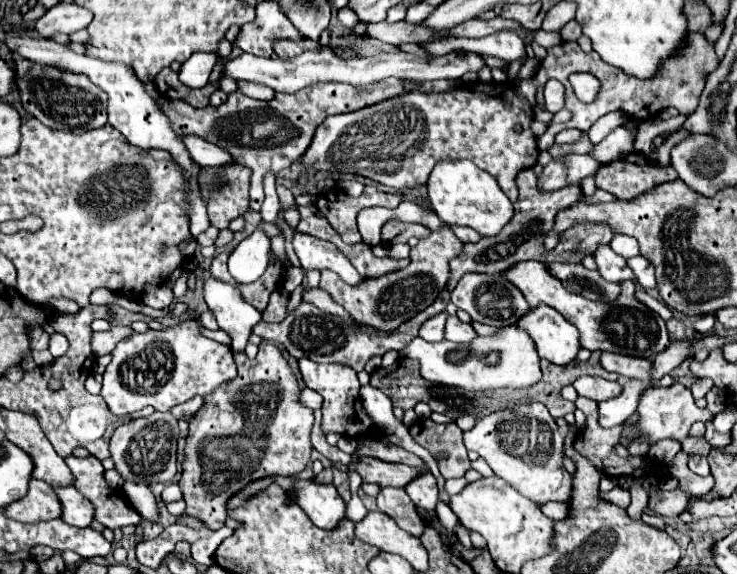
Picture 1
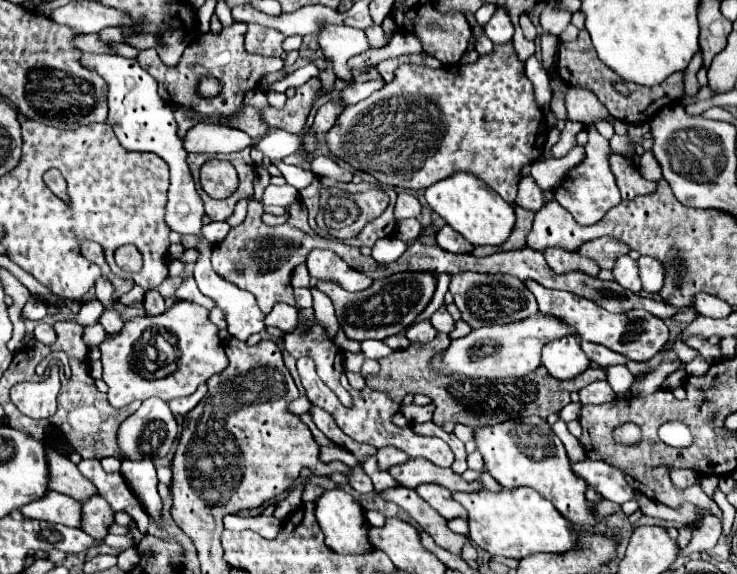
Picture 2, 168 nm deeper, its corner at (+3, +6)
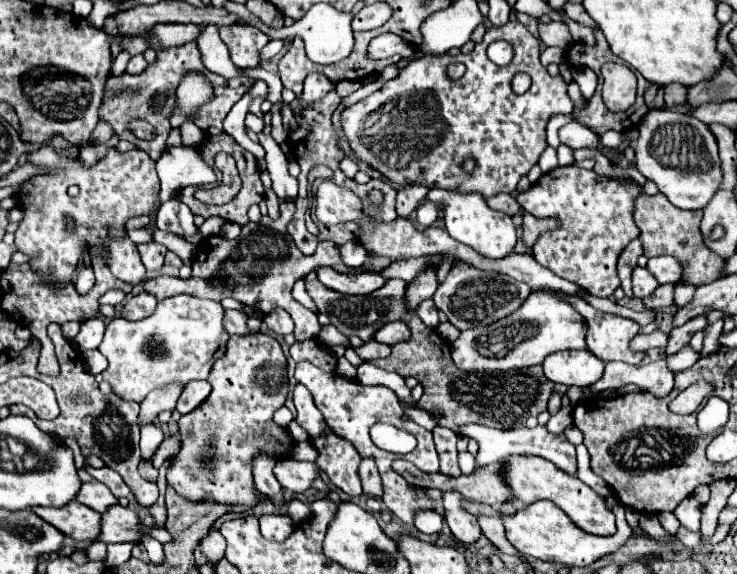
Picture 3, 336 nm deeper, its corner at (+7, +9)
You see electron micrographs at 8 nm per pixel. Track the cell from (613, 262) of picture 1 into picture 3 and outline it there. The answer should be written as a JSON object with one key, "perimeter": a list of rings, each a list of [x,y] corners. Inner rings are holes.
{"perimeter":[[[635,266],[635,268],[633,268],[631,284],[633,284],[633,294],[635,294],[637,298],[649,296],[649,294],[659,286],[659,282],[653,278],[653,274],[649,274],[649,270],[645,270],[645,268],[641,268],[641,266]]]}

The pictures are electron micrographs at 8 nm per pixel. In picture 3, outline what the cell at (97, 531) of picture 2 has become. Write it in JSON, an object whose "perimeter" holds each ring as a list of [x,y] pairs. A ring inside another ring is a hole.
{"perimeter":[[[121,504],[109,506],[101,514],[101,532],[97,536],[99,542],[131,542],[141,540],[141,532],[137,530],[139,518],[129,508],[123,508]]]}

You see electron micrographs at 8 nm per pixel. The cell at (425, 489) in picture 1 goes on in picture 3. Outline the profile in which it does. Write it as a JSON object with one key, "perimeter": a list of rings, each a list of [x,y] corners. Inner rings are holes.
{"perimeter":[[[443,492],[443,508],[445,508],[445,522],[449,524],[453,536],[459,542],[475,542],[481,536],[481,528],[477,524],[477,518],[465,510],[461,510],[461,494],[457,492]]]}

